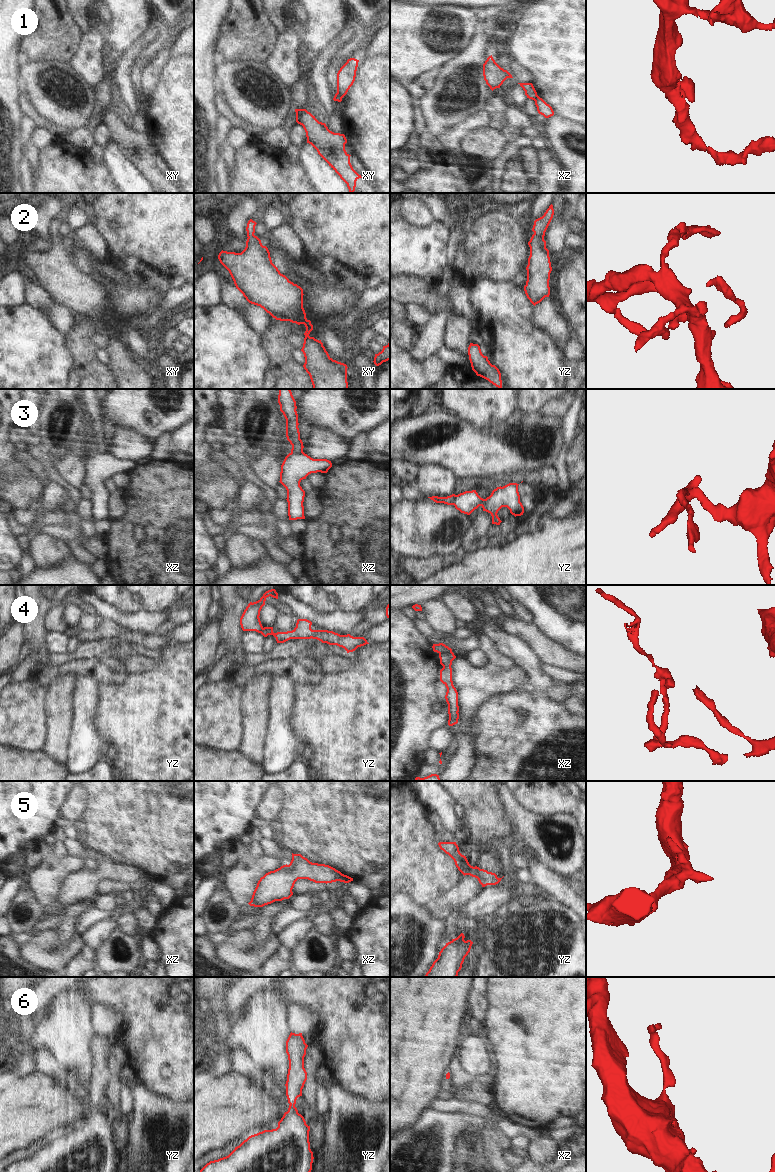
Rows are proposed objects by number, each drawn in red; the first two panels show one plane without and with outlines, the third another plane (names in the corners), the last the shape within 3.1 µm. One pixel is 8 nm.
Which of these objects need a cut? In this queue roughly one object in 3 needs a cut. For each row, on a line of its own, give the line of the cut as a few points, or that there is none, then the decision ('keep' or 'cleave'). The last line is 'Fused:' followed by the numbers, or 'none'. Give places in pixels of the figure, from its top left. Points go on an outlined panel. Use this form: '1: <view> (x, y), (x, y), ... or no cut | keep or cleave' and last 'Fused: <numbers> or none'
1: xz (537, 95), (534, 100) | cleave
2: no cut | keep
3: xz (302, 451), (291, 453) | cleave
4: xz (451, 650), (439, 653) | cleave
5: no cut | keep
6: no cut | keep
Fused: 1, 3, 4

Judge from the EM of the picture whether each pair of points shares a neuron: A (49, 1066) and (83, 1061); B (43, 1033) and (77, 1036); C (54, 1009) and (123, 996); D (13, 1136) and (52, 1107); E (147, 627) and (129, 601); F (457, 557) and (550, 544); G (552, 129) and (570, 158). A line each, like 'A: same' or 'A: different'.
A: different
B: same
C: different
D: same
E: different
F: different
G: same

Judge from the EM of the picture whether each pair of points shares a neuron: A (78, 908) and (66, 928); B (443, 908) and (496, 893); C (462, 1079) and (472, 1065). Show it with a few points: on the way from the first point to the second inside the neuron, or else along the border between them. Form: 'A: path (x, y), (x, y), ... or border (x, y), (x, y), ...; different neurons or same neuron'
A: path (73, 913), (68, 919), (68, 923); same neuron
B: border (482, 887), (475, 896), (455, 911); different neurons
C: border (458, 1058), (462, 1068), (472, 1076); different neurons

